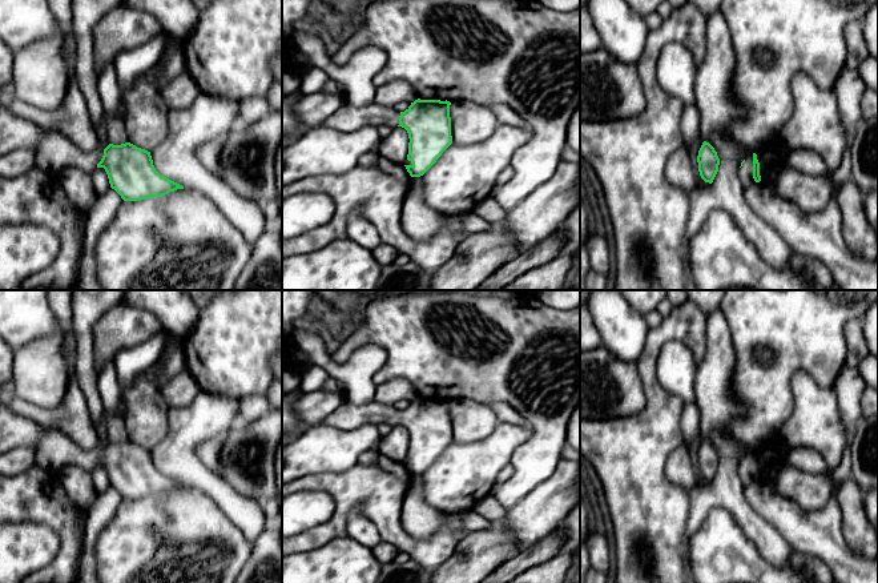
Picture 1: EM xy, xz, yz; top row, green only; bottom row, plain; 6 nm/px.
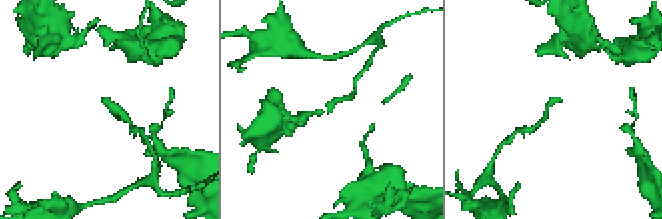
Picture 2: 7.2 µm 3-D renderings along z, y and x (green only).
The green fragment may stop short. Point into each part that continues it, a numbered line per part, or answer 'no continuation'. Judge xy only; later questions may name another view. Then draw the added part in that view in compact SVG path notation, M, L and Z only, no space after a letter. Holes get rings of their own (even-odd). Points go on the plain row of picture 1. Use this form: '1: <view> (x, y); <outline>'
1: xy (53, 449); M0 402L0 455L16 447L33 447L36 466L55 473L68 465L90 473L104 454L100 445L85 451L60 430L48 430Z

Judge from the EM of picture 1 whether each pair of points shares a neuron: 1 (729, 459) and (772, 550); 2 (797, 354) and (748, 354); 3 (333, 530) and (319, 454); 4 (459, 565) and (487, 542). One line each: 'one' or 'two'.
1: one
2: one
3: two
4: one

